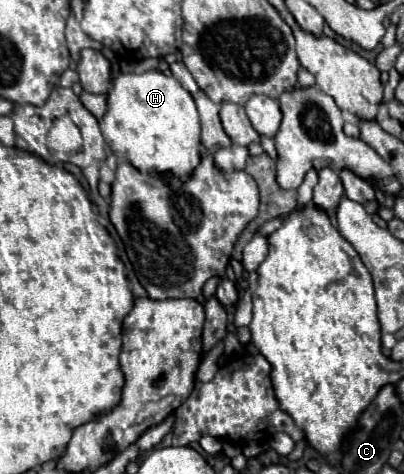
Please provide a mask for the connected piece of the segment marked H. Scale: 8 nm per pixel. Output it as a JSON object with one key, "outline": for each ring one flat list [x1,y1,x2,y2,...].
{"outline":[[155,69,139,75,123,73,113,81,107,101,109,111,99,127,119,163,127,161,139,171,173,171,181,179,199,165,199,113,191,93,175,77]]}

